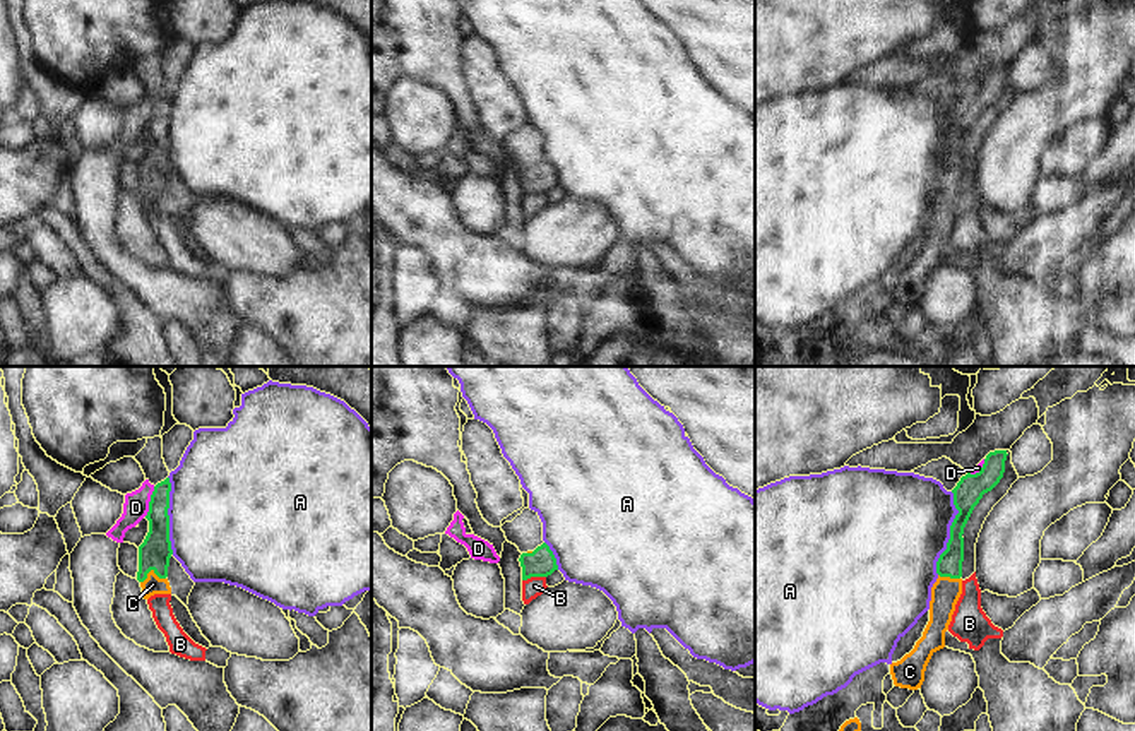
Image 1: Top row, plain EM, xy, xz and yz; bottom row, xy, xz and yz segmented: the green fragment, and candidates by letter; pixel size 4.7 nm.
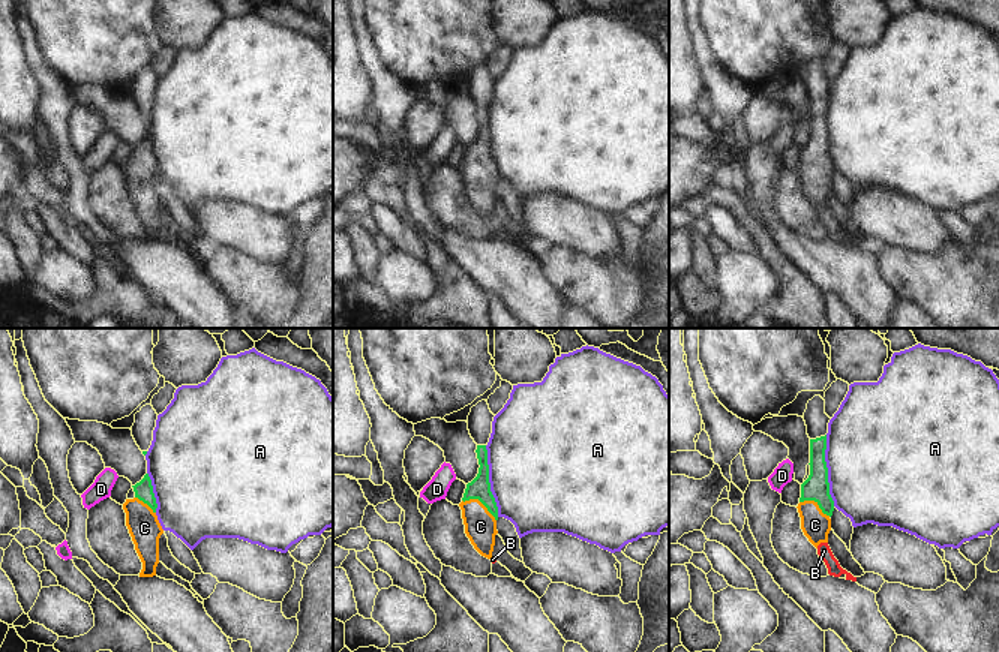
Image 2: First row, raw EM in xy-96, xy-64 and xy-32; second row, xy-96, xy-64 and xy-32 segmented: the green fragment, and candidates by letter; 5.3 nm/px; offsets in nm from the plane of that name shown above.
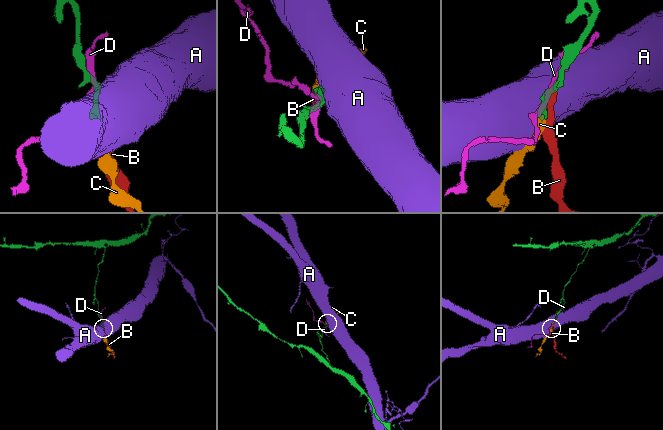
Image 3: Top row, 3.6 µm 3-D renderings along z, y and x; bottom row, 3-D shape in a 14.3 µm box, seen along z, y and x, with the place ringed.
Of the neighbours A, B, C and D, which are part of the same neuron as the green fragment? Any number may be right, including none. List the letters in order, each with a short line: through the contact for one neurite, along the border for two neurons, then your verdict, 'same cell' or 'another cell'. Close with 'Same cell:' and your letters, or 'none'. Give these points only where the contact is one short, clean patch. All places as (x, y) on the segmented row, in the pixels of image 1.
A: another cell
B: xz (545, 576), (531, 576), (522, 581) | another cell
C: xy (154, 553), (151, 569), (153, 584) | same cell
D: another cell
Same cell: C

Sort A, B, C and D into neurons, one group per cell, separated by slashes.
A / B / C / D

